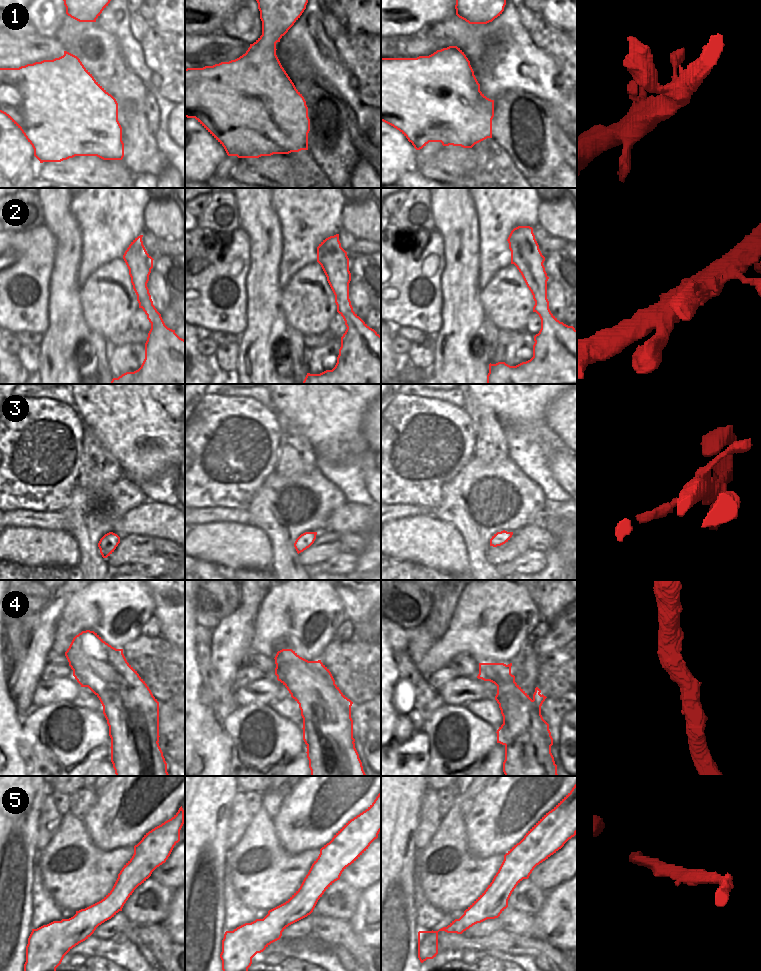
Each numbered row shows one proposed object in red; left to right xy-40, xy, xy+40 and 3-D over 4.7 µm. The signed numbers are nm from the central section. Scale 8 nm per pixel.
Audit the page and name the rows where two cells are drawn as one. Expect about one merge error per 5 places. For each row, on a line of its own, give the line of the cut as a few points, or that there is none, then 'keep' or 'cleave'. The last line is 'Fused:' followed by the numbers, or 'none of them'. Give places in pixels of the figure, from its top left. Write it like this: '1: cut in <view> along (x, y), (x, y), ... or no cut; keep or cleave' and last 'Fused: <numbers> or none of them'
1: no cut; keep
2: no cut; keep
3: no cut; keep
4: no cut; keep
5: no cut; keep
Fused: none of them

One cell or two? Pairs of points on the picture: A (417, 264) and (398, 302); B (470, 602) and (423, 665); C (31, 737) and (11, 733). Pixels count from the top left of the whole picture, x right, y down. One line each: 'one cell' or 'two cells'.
A: one cell
B: one cell
C: two cells

